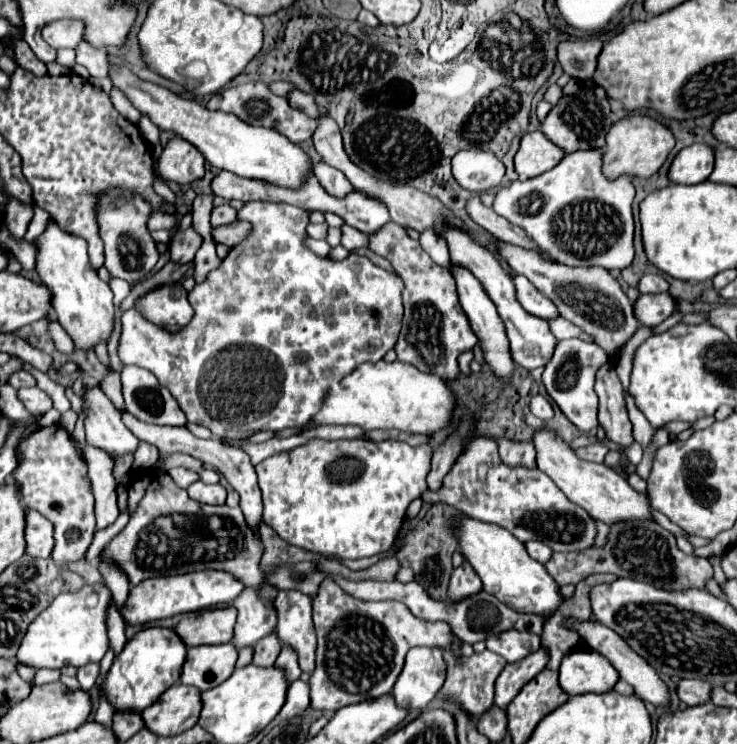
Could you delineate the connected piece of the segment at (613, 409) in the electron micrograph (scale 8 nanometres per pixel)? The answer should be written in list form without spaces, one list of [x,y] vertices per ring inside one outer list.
[[[609,362],[597,370],[595,394],[599,396],[599,424],[605,428],[607,438],[611,442],[631,446],[633,426],[625,410],[625,390]]]

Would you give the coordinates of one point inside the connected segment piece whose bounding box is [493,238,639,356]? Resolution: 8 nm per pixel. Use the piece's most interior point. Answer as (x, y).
(591, 298)

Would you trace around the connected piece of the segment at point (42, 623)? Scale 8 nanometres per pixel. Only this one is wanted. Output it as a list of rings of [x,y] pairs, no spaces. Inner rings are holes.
[[[103,580],[99,584],[83,586],[77,592],[59,594],[51,606],[31,622],[19,646],[17,660],[33,668],[63,668],[67,664],[85,666],[89,662],[99,662],[109,648],[107,608],[111,606],[111,600],[111,590]]]

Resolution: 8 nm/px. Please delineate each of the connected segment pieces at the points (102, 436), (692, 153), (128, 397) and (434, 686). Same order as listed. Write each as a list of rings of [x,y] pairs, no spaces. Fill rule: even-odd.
[[[99,386],[87,388],[83,402],[83,412],[87,414],[85,430],[89,446],[99,448],[109,456],[125,456],[137,450],[139,438],[133,436],[131,430],[121,422],[121,412],[101,392]]]
[[[693,144],[683,148],[671,168],[669,180],[673,184],[701,184],[709,178],[715,164],[715,150],[707,144]]]
[[[123,366],[121,392],[125,398],[125,410],[143,422],[159,426],[183,426],[187,422],[171,392],[145,368]]]
[[[417,646],[407,652],[403,672],[393,688],[397,706],[423,710],[437,696],[445,682],[447,664],[441,648]]]

